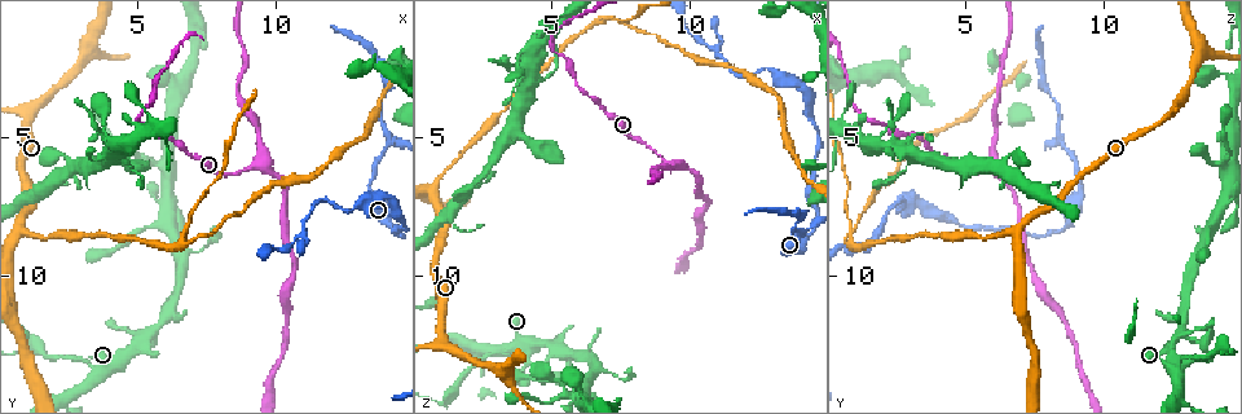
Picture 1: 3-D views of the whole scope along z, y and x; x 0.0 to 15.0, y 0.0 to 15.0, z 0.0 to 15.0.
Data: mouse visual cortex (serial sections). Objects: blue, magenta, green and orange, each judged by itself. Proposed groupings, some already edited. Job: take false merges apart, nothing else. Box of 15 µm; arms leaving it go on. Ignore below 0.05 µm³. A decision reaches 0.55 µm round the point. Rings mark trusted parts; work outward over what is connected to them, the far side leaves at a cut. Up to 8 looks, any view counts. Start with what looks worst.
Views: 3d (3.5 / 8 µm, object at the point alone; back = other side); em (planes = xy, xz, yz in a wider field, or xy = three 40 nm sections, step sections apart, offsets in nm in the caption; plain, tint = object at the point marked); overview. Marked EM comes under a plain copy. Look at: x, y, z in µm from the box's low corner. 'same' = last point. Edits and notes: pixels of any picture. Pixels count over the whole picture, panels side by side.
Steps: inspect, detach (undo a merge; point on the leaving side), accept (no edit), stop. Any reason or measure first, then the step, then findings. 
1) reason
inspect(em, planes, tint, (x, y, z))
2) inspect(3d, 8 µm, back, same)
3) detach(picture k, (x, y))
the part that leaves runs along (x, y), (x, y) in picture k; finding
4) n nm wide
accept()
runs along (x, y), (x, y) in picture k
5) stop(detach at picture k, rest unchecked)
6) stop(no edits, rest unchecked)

abrupt turn
inspect(3d, 3.5 µm, back, (12.7, 7.6, 2.6))

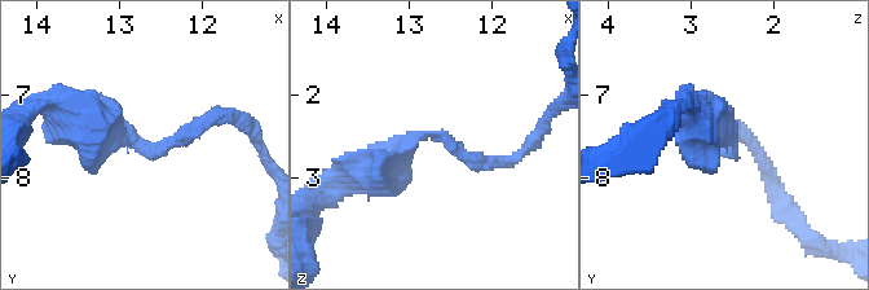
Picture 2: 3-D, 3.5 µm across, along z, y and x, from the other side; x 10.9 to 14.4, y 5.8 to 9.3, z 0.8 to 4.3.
accept()
all the same cell

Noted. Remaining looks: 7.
inspect(3d, 8 µm, (10.9, 8.5, 1.9))

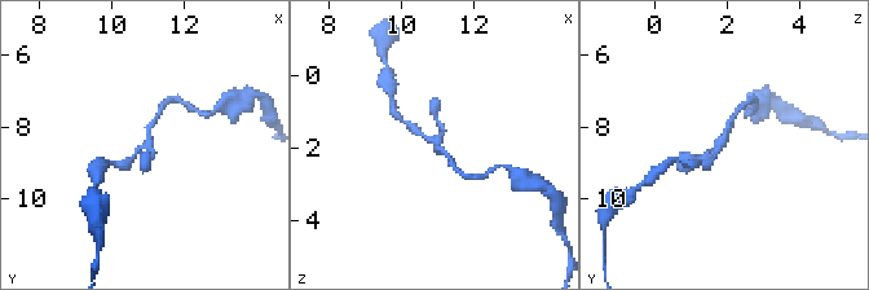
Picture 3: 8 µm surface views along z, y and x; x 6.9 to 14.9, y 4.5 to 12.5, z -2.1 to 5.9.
3 arms; arms of 150, 150, 150 nm; shape alone is not enough
inspect(em, xy, step 5, tint, (11.0, 8.4, 1.9))

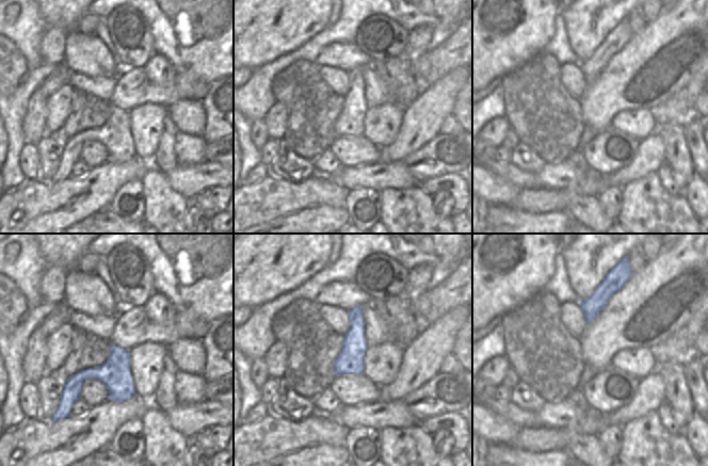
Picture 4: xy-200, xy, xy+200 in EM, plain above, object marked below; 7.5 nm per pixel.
accept()
runs along (359, 308), (352, 356), (337, 373) in picture 4; continuous, no second cell

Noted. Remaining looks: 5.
a fork
inspect(3d, 3.5 µm, (14.1, 5.2, 8.5))

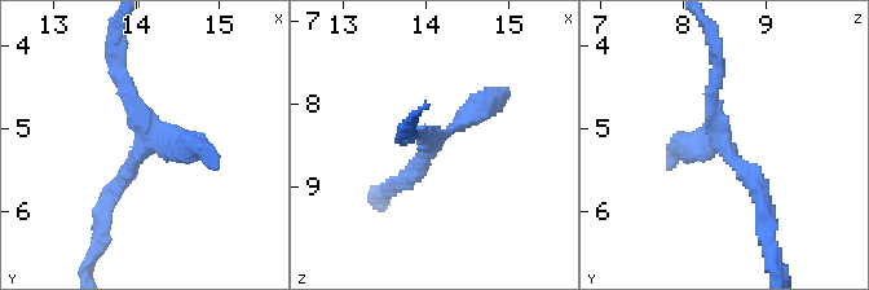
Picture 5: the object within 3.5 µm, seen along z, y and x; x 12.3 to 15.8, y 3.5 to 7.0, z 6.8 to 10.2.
3 arms; arms of 150, 200, 250 nm
inspect(em, xy, step 2, tint, (14.05, 5.20, 8.50))

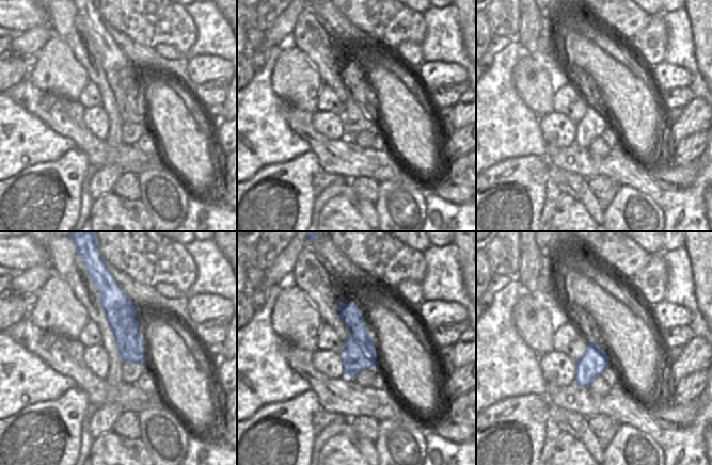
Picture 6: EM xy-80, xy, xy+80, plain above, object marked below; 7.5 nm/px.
240 nm wide
accept()
runs along (98, 284), (142, 359) in picture 6; continuous, no second cell

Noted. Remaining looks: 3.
looks like a crossing
inspect(3d, 3.5 µm, (3.8, 13.4, 12.6))

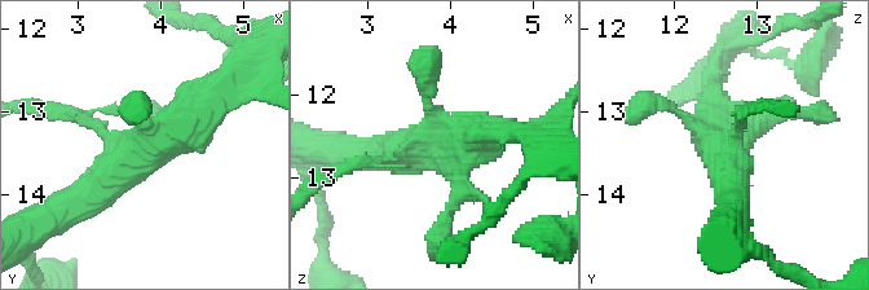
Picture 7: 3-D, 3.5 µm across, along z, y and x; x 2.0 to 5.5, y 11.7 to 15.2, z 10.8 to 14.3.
arms of 150, 150, 400, 600 nm
accept()
runs along (137, 106), (146, 146), (58, 214) in picture 7; continuous, no second cell

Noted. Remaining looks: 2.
stop(no edits, rest unchecked)

